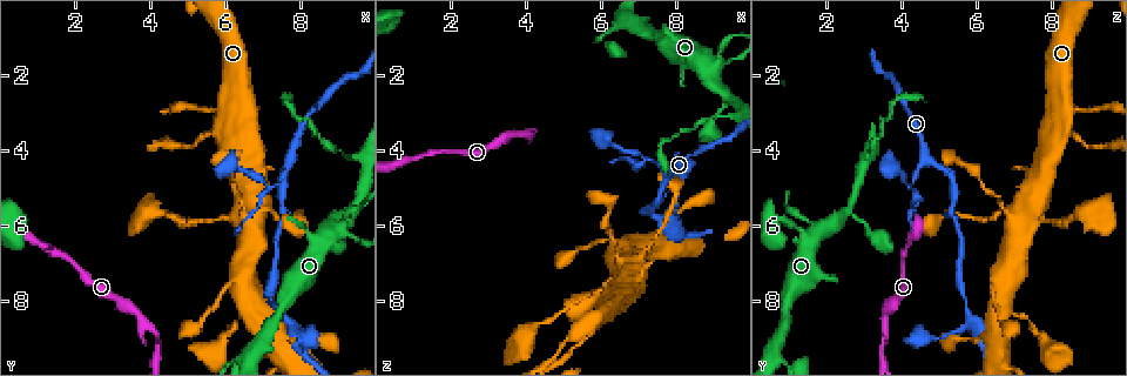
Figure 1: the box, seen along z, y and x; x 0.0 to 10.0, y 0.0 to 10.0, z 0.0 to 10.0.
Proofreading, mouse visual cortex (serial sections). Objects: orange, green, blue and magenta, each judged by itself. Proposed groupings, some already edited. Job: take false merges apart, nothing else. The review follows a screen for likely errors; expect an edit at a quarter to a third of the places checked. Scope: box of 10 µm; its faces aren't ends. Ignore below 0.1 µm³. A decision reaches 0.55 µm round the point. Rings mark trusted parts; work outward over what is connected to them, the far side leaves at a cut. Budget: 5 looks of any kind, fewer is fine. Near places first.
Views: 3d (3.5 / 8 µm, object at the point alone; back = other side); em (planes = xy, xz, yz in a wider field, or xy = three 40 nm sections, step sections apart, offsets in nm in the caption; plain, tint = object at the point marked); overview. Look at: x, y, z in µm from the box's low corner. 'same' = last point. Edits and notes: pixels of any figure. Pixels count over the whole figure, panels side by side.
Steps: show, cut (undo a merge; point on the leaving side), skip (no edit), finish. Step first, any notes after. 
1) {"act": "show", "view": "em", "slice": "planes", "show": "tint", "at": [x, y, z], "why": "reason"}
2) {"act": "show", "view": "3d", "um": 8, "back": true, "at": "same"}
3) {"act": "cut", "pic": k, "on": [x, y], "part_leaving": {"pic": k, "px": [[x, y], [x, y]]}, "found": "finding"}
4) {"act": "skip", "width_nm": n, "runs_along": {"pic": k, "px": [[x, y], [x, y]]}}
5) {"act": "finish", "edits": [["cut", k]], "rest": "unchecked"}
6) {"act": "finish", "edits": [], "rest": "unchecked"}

{"act": "show", "view": "3d", "um": 3.5, "at": [7.20, 4.90, 4.25], "why": "abrupt turn"}

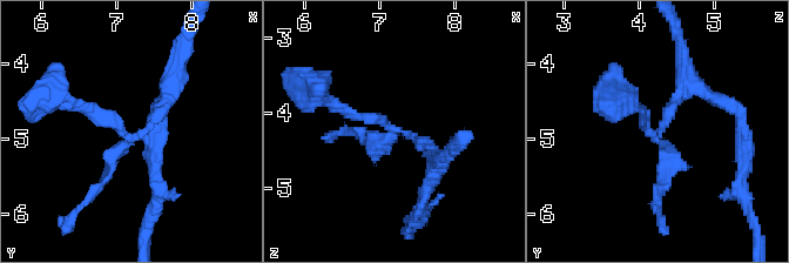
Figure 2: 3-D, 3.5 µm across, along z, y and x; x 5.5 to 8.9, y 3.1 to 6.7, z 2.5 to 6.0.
{"act": "skip", "runs_along": {"pic": 2, "px": [[439, 162], [429, 143], [335, 105]]}, "found": "all the same cell"}

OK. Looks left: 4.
{"act": "show", "view": "3d", "um": 3.5, "back": true, "at": [6.00, 5.85, 7.70], "why": "thick turns thin"}

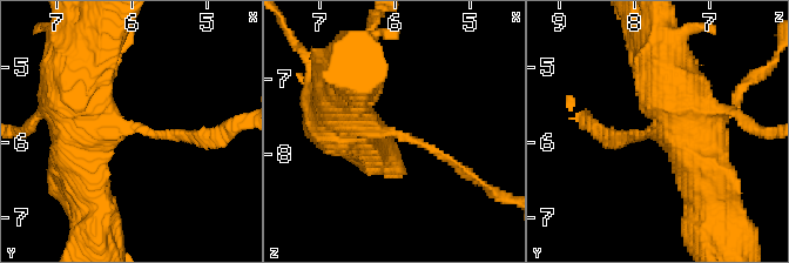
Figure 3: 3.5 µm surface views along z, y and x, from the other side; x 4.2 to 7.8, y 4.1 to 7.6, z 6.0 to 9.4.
{"act": "show", "view": "em", "slice": "xy", "step": 2, "show": "tint", "at": [6.00, 5.80, 7.70], "arm_widths_nm": [150, 800], "why": "now the EM"}

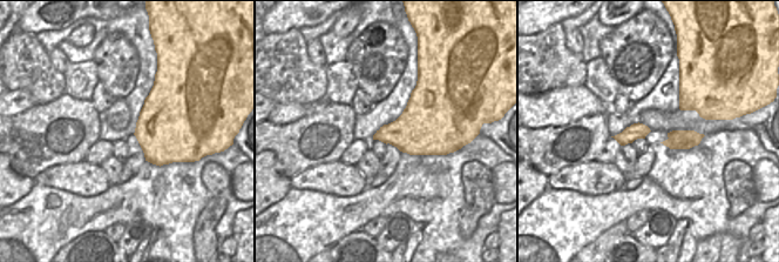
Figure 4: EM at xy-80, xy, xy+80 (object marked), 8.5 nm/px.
{"act": "skip", "runs_along": {"pic": 3, "px": [[338, 113], [429, 146], [464, 173]]}, "found": "all the same cell"}

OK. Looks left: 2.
{"act": "finish", "edits": [], "rest": "unchecked"}

